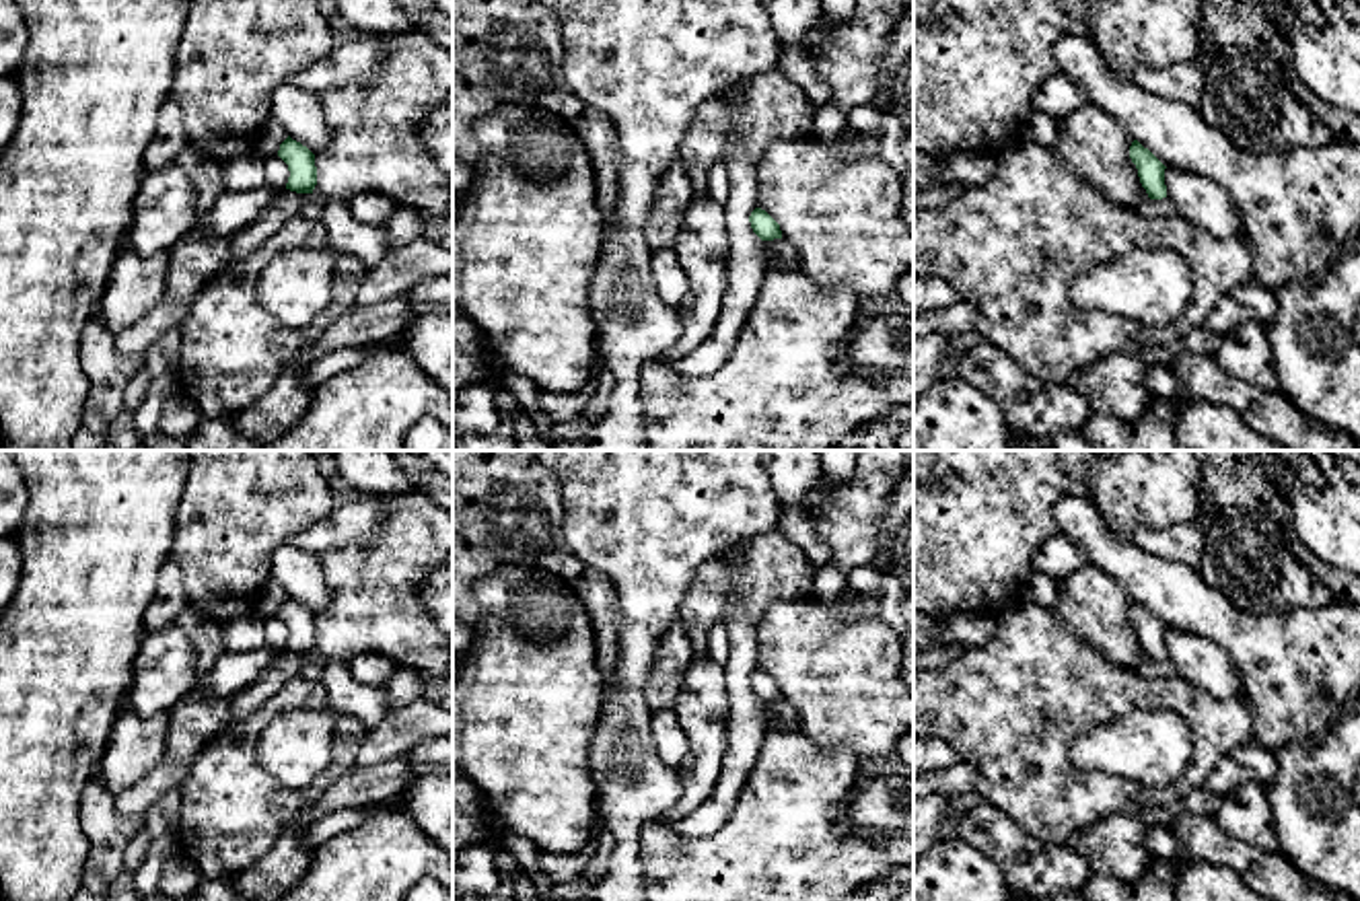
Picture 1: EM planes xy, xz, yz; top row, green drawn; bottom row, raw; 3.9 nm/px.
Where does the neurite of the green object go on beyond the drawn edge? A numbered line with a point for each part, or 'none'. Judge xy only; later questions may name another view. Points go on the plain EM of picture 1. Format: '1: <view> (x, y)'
none

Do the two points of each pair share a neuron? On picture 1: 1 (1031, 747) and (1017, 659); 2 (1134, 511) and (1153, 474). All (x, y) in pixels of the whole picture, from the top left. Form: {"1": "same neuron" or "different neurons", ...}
{"1": "same neuron", "2": "same neuron"}

